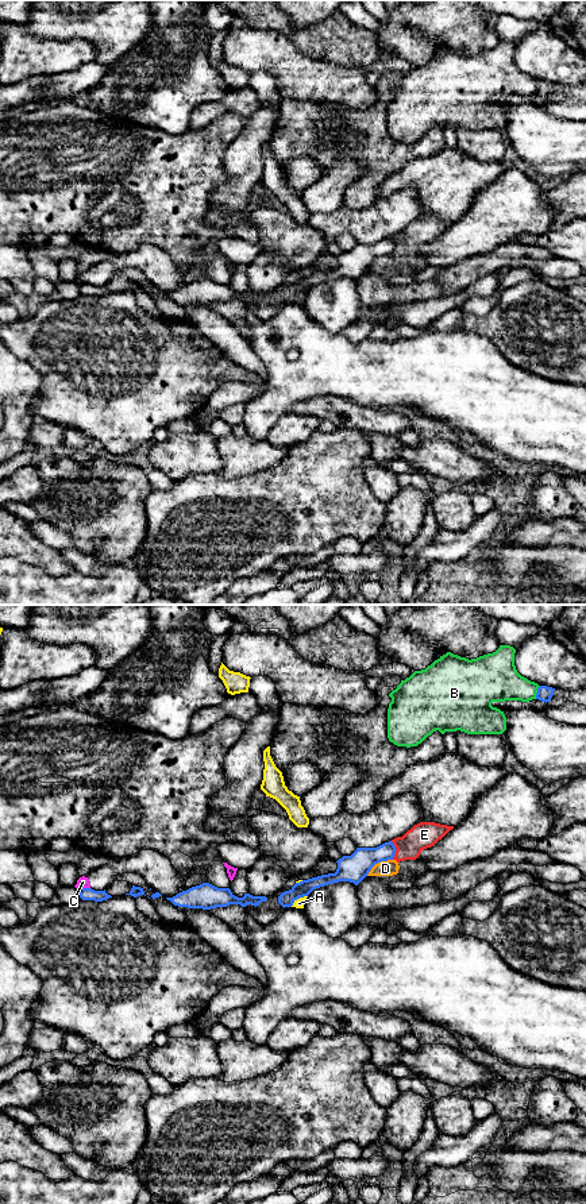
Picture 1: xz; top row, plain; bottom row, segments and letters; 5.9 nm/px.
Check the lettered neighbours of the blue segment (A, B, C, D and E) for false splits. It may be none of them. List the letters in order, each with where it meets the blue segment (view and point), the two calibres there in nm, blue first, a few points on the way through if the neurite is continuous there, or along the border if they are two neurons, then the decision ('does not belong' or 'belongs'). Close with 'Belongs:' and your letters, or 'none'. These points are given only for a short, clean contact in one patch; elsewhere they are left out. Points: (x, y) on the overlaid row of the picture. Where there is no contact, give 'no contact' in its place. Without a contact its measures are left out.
A: meets blue in xz at (299, 898); 90 nm thick on the blue side, 60 nm on the other; border along xz (307, 895), (290, 906); does not belong
B: meets blue in xz at (538, 693); 90 nm thick on the blue side, 260 nm on the other; does not belong
C: meets blue in xz at (83, 887); 80 nm thick on the blue side, 60 nm on the other; does not belong
D: meets blue in xz at (378, 861); 170 nm thick on the blue side, 100 nm on the other; does not belong
E: meets blue in xz at (396, 849); 150 nm thick on the blue side, 160 nm on the other; does not belong
Belongs: none

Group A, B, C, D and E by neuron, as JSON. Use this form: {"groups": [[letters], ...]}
{"groups": [["A"], ["B"], ["C"], ["D", "E"]]}

